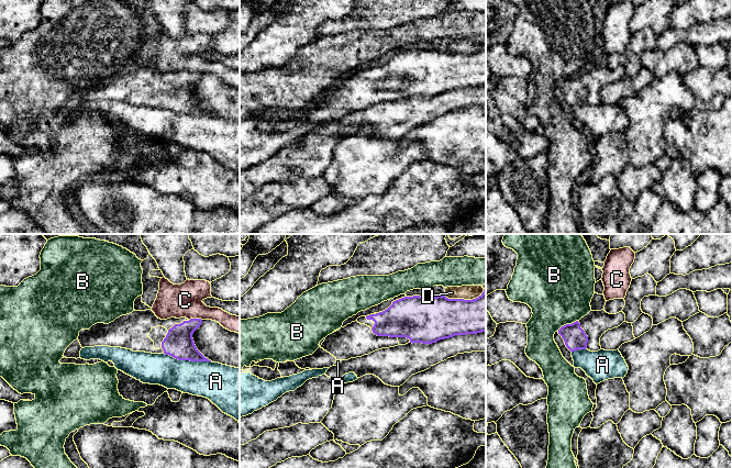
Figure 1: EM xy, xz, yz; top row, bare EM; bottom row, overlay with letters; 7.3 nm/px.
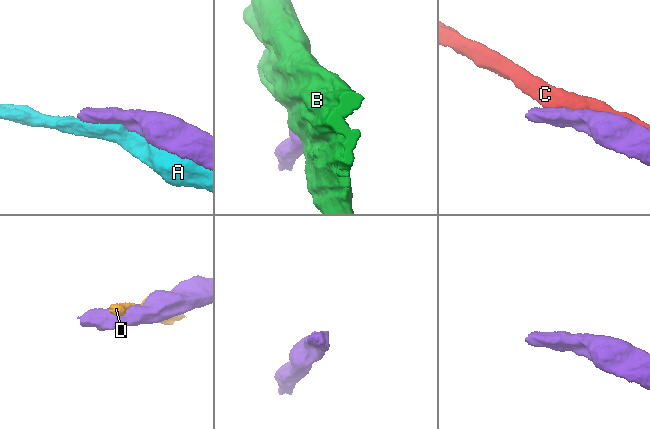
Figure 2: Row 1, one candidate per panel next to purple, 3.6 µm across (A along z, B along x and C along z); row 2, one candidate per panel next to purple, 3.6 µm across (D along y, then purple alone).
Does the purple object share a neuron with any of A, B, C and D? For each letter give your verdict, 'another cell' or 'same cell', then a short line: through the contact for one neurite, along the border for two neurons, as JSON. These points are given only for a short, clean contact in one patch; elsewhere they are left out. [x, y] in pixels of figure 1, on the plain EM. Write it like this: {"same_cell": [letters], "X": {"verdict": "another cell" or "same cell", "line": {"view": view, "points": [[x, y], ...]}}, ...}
{"same_cell": [], "A": {"verdict": "another cell"}, "B": {"verdict": "another cell"}, "C": {"verdict": "another cell"}, "D": {"verdict": "another cell"}}

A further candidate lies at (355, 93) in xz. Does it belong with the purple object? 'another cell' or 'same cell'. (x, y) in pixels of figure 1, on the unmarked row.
same cell

